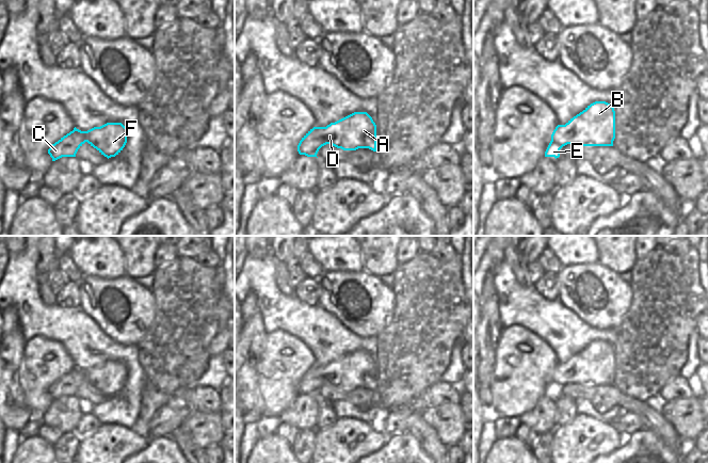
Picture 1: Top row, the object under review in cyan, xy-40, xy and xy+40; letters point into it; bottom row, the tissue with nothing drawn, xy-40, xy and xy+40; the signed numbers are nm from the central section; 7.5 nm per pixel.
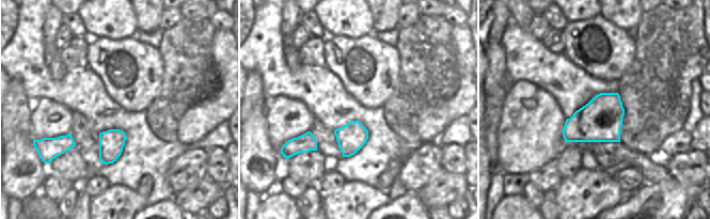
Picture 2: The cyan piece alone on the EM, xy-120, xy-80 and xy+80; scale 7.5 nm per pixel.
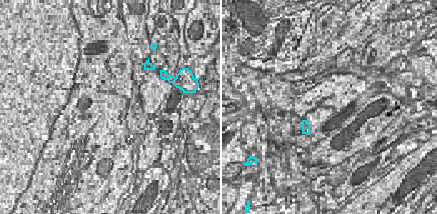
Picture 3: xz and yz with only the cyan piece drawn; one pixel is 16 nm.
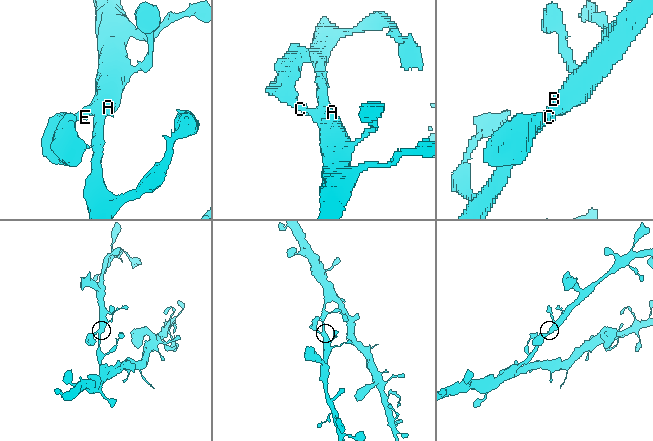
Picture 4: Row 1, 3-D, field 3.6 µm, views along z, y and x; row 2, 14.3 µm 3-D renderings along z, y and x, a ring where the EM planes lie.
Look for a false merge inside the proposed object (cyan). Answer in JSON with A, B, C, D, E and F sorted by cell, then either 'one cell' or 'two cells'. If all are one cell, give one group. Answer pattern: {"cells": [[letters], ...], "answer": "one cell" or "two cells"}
{"cells": [["A", "B", "C", "D", "E", "F"]], "answer": "one cell"}

